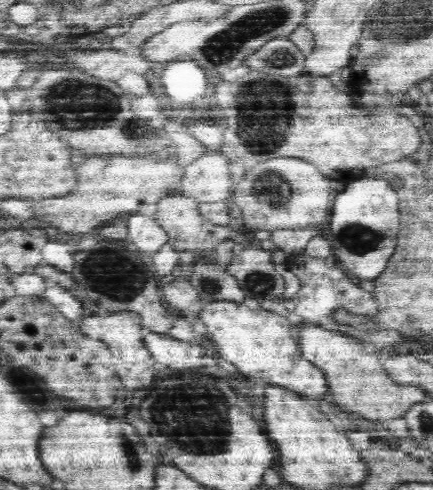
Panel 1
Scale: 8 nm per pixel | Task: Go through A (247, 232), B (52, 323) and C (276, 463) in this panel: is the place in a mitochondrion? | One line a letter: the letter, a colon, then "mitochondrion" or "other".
A: other
B: other
C: other

